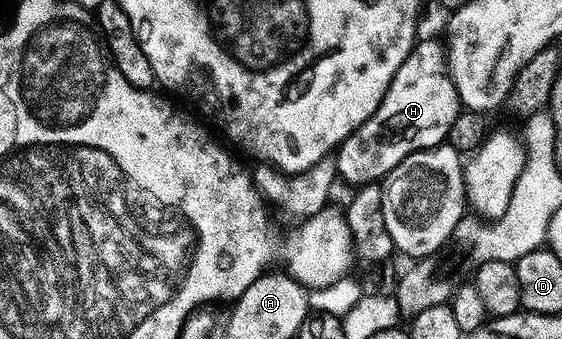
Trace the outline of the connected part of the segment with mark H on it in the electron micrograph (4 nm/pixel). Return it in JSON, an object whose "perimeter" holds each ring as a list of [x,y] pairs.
{"perimeter":[[[420,39],[411,49],[409,58],[401,62],[397,74],[393,74],[393,82],[389,82],[389,90],[385,98],[381,98],[381,106],[365,121],[349,138],[345,138],[334,153],[335,171],[340,181],[347,184],[362,186],[382,181],[409,154],[420,152],[426,148],[435,148],[444,143],[449,134],[449,126],[453,126],[453,118],[461,111],[459,95],[457,94],[451,76],[447,72],[447,57],[442,43],[435,40]]]}

